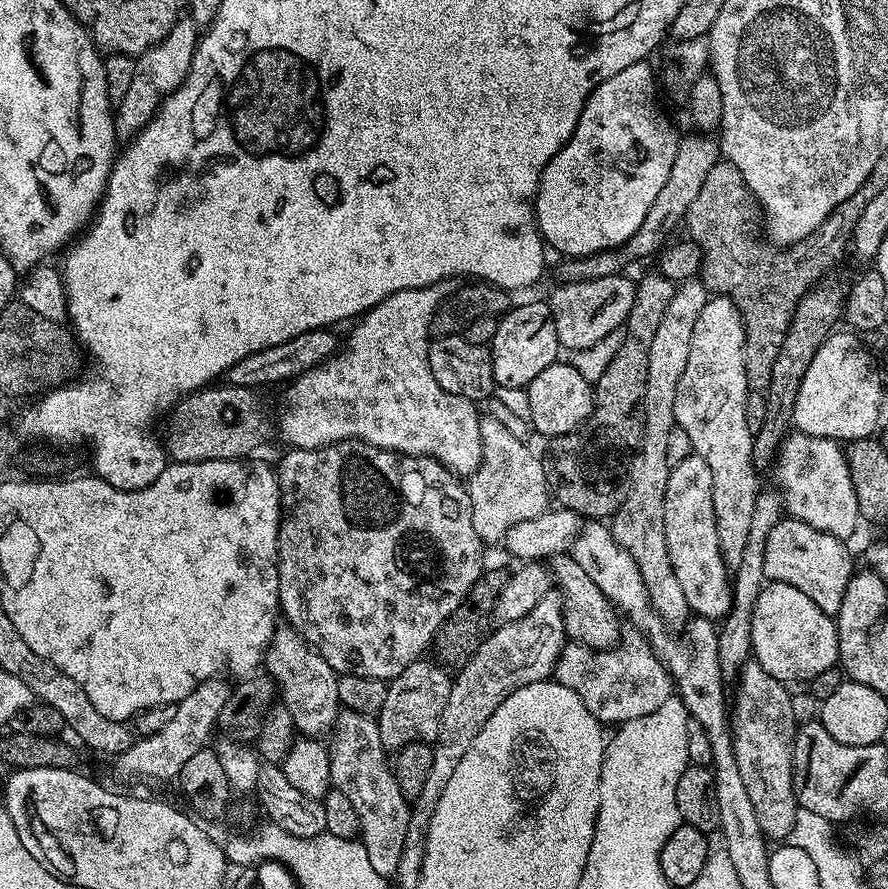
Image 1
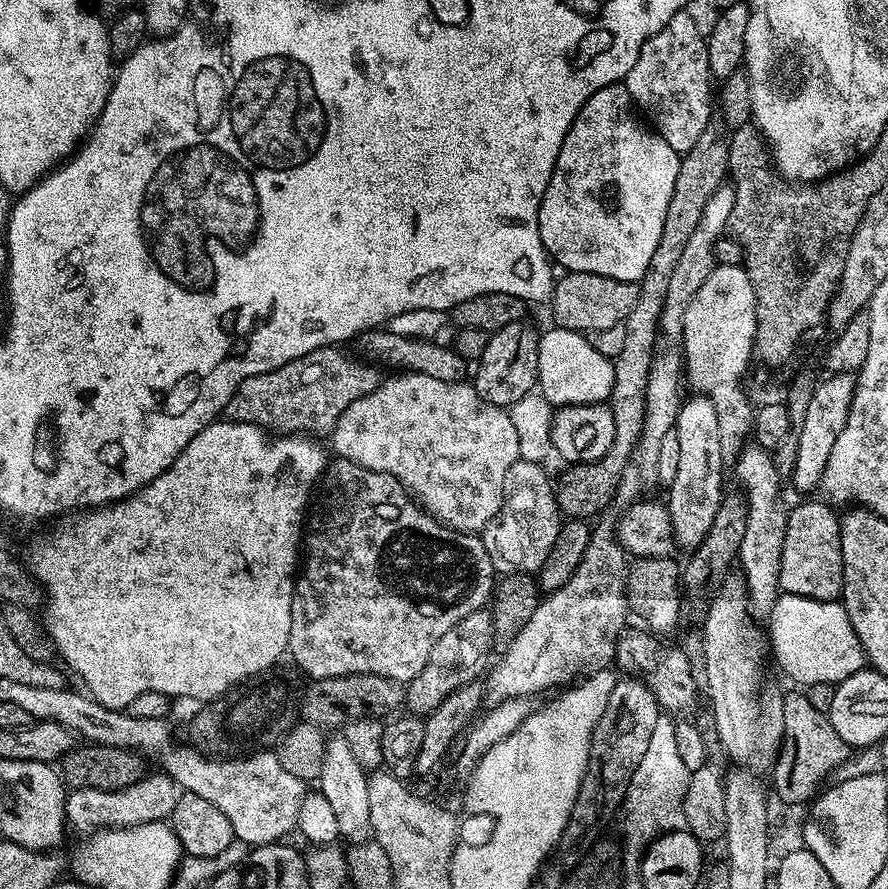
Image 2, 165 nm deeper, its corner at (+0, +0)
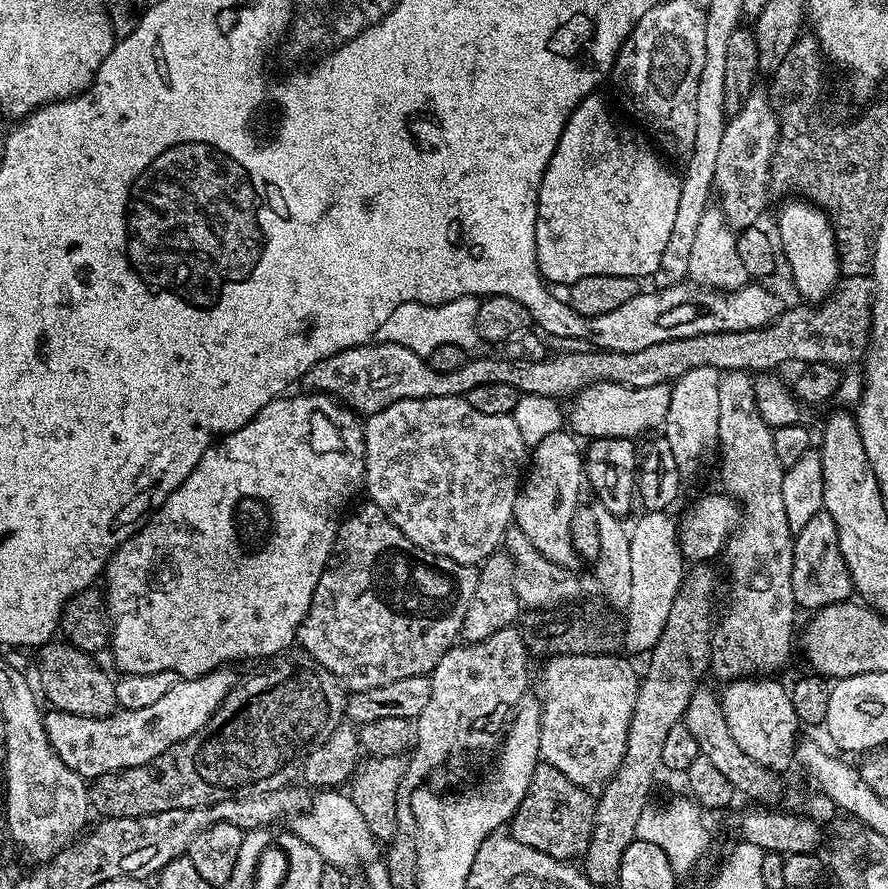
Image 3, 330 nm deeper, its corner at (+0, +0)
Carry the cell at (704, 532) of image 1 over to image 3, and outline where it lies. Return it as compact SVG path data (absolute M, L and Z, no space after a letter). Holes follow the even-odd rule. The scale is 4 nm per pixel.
M698 366L694 370L686 370L672 384L673 398L670 400L670 410L666 413L666 418L662 425L663 439L670 442L670 451L674 453L674 458L678 462L678 470L681 477L688 478L700 468L700 459L708 451L715 449L718 444L718 382L722 372L719 368L710 366Z

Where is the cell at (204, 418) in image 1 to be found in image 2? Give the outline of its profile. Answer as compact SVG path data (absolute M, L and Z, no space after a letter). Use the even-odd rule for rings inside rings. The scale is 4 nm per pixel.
M336 346L319 348L302 358L294 358L294 362L286 362L286 366L278 366L278 370L266 370L266 374L246 378L234 390L223 415L238 424L258 426L269 434L327 437L342 416L342 410L374 391L382 379L377 365L340 351L344 350Z

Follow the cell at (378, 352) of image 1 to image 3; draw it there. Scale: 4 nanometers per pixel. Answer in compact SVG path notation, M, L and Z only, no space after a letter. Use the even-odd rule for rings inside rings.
M463 396L406 398L402 402L394 402L394 406L386 406L386 410L378 410L378 414L364 420L364 445L366 454L363 487L366 492L368 488L367 499L377 504L386 514L386 518L390 518L390 522L394 522L394 526L398 526L398 530L402 530L402 534L406 534L406 538L410 538L417 546L459 564L479 566L487 556L494 554L503 545L504 536L514 520L512 511L516 505L516 493L519 492L522 483L522 469L526 464L526 449L522 442L522 434L518 434L515 415L481 414L479 410L474 410L474 406L470 406L468 399Z

